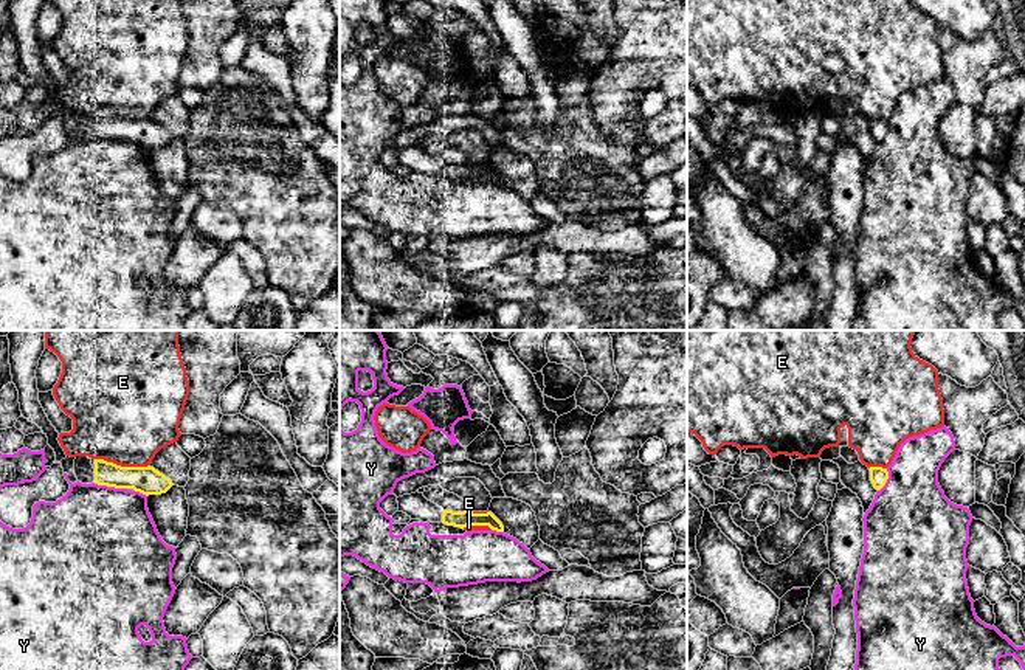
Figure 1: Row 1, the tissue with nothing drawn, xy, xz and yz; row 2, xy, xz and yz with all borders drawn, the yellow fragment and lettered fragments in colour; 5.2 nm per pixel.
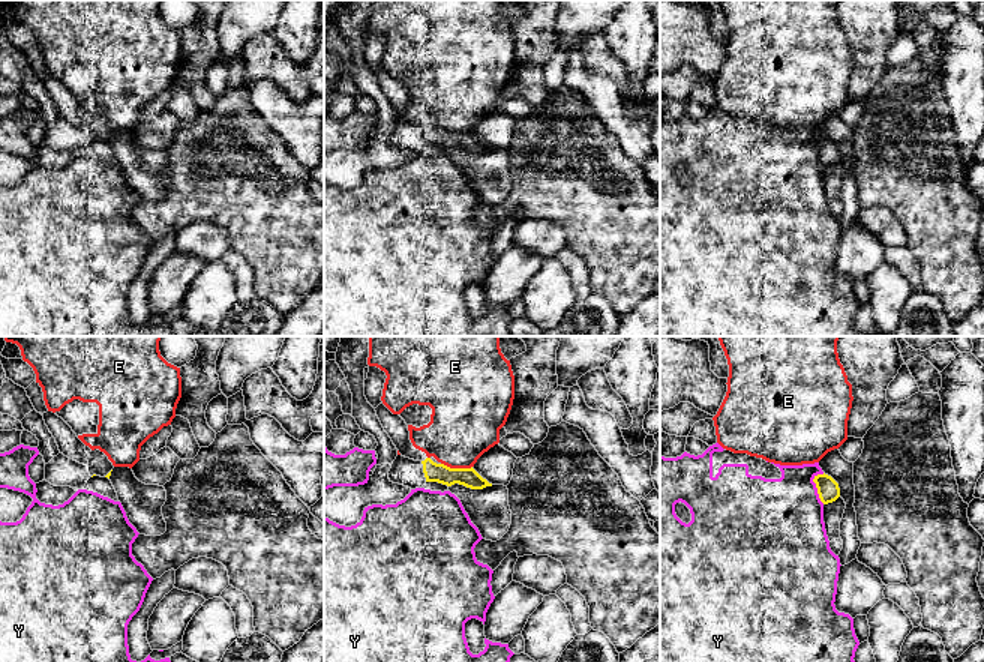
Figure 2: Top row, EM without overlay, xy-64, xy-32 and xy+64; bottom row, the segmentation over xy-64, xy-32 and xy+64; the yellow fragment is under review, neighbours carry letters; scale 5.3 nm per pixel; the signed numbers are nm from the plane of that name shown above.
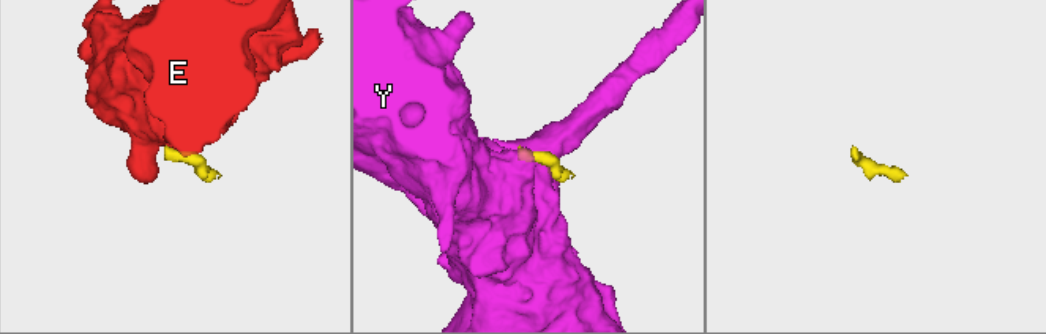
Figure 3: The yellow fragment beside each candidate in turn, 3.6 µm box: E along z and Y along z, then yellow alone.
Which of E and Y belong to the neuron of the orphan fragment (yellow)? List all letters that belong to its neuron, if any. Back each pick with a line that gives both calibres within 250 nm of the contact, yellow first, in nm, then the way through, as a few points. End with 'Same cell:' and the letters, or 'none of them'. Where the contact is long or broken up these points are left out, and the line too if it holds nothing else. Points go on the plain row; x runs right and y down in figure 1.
Same cell: none of them

